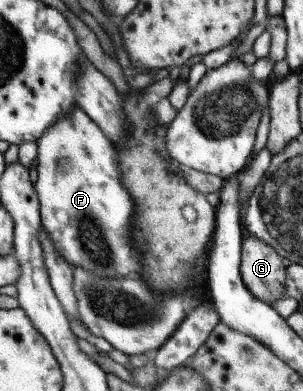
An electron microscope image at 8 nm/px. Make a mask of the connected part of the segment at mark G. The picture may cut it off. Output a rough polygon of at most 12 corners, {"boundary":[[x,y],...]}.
{"boundary":[[244,233],[241,282],[267,306],[285,298],[272,246]]}

